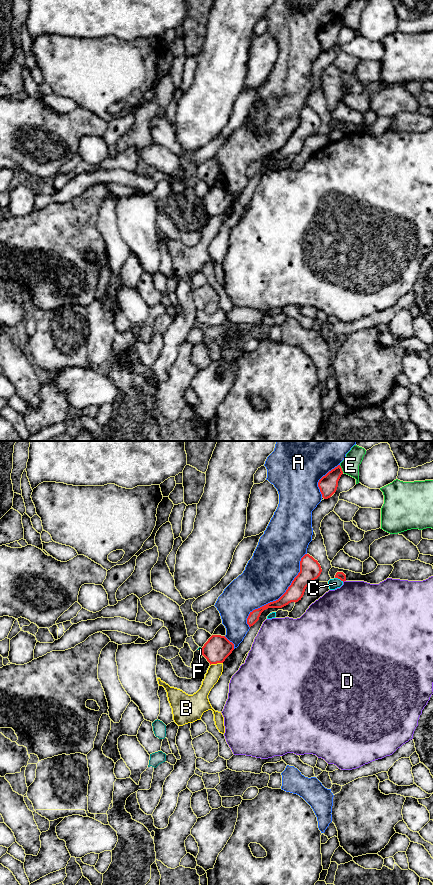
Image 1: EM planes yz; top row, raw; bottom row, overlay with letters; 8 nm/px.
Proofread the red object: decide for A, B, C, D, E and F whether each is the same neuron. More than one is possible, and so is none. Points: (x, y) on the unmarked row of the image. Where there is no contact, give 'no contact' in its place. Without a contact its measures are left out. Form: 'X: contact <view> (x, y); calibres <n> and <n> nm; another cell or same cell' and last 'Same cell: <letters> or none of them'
A: contact yz (280, 149); calibres 140 and 380 nm; another cell
B: contact yz (216, 215); calibres 200 and 120 nm; another cell
C: contact yz (339, 130); calibres 60 and 90 nm; another cell
D: contact yz (344, 132); calibres 60 and 440 nm; another cell
E: contact yz (341, 21); calibres 150 and 140 nm; another cell
F: contact yz (202, 202); calibres 200 and 30 nm; another cell
Same cell: none of them

